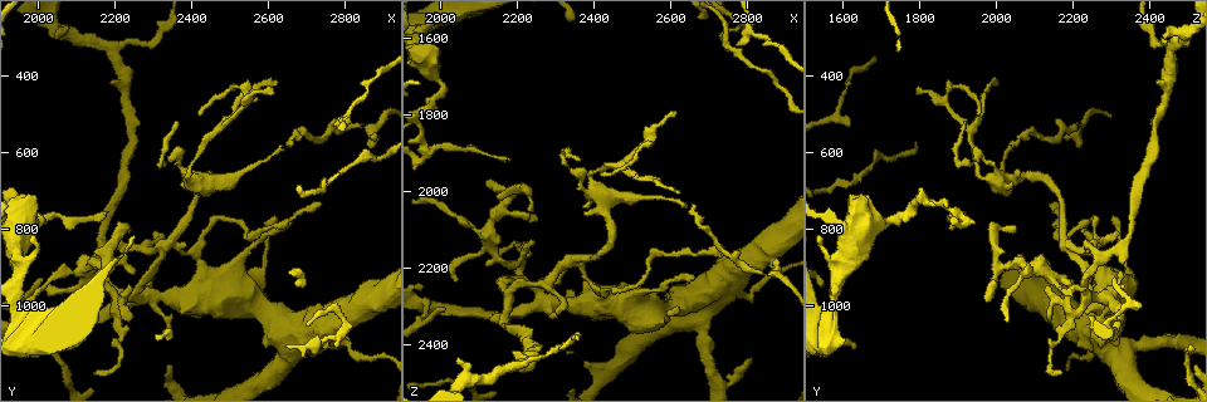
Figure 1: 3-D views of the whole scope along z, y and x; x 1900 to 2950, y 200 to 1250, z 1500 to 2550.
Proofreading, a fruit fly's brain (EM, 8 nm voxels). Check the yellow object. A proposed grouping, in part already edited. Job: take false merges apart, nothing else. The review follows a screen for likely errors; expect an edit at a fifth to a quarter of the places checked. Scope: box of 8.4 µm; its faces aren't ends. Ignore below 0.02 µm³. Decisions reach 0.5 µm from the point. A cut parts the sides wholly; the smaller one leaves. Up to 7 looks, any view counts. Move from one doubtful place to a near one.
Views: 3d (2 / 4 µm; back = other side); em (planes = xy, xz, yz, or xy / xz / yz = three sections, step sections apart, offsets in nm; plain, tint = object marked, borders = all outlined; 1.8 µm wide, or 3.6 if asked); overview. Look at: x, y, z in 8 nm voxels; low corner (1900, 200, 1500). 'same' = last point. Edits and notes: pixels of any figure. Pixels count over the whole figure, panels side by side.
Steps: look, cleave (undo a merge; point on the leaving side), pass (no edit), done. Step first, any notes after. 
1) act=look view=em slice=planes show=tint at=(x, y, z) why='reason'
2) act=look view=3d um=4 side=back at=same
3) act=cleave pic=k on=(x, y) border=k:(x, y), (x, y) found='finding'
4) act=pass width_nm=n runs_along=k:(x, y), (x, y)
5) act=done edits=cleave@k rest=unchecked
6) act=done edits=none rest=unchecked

act=look view=3d um=2 at=(2195, 330, 2455) why='two arms in line, one across'

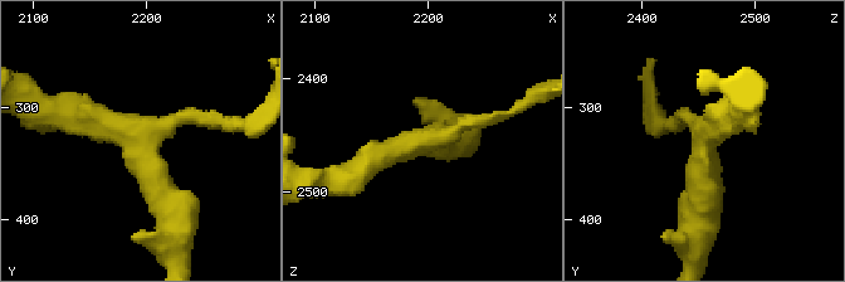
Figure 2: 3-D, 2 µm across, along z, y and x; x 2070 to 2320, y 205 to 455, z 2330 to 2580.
act=look view=em slice=xz step=4 show=tint at=(2192, 332, 2458)

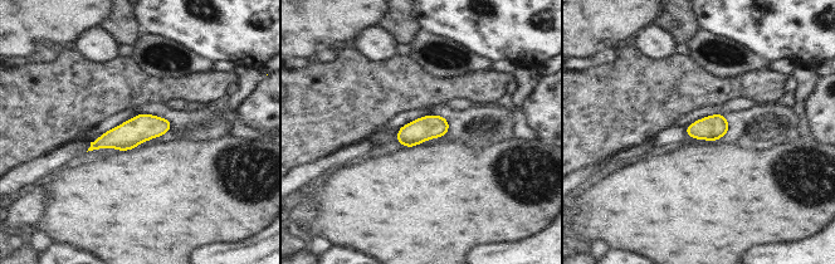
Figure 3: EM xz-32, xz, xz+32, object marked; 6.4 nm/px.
act=pass arms=3 found='one cell here'

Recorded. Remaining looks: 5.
act=look view=3d um=4 at=(2210, 975, 2230) why='four or more arms meet'

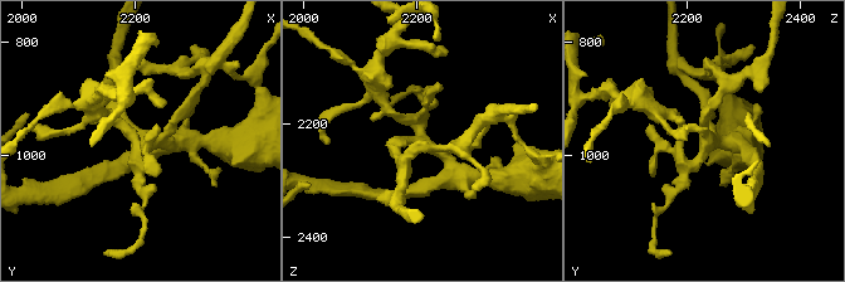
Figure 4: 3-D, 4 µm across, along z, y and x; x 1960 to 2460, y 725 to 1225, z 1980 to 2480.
act=look view=em slice=planes show=tint at=(2215, 970, 2240) why='now the EM'

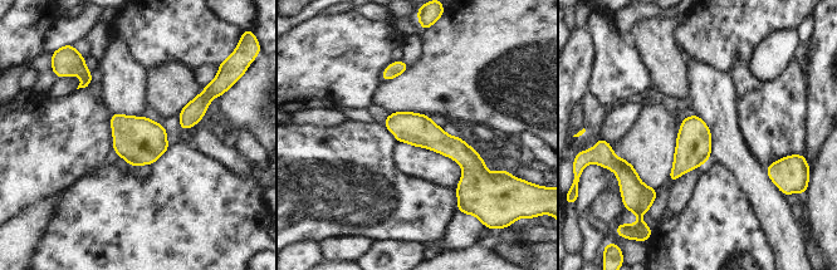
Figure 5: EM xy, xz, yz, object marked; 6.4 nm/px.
act=pass runs_along=5:(387, 123), (456, 148), (481, 173) found='all the same cell'

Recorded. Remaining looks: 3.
act=look view=3d um=4 at=(2190, 895, 2005) why='abrupt turn'

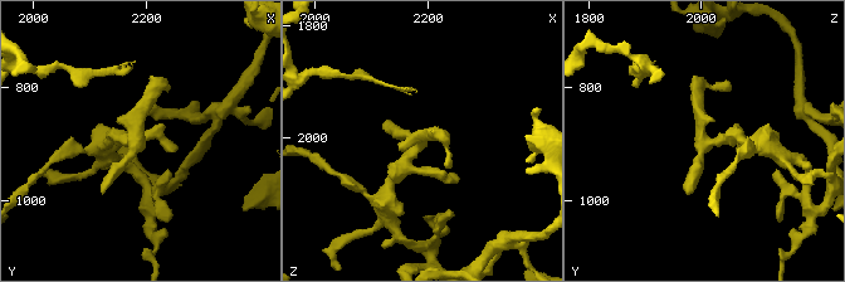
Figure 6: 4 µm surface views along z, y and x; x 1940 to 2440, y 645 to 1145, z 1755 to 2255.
act=look view=em slice=planes show=tint at=(2185, 885, 2005)

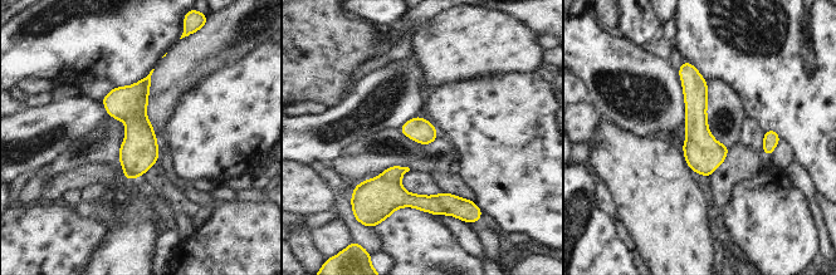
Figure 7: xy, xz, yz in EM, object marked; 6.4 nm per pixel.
act=pass width_nm=160 found='all the same cell'

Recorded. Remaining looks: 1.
act=done edits=none rest=unchecked

